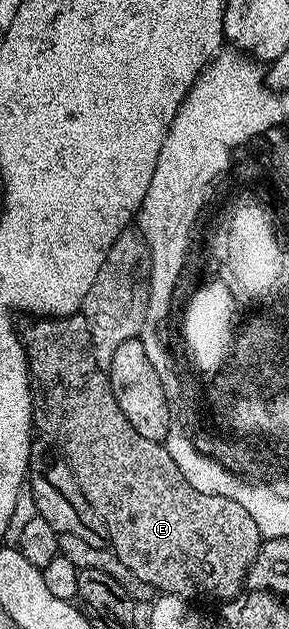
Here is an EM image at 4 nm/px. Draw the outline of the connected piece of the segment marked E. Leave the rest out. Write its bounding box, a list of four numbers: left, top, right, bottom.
[22,312,262,602]

